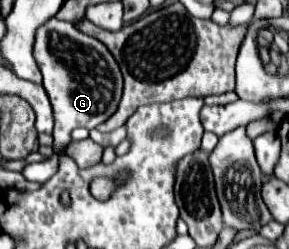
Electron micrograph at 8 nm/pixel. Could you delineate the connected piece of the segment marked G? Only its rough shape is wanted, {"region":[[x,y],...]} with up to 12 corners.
{"region":[[52,17],[34,59],[54,109],[54,155],[72,129],[114,115],[122,73],[112,53]]}

